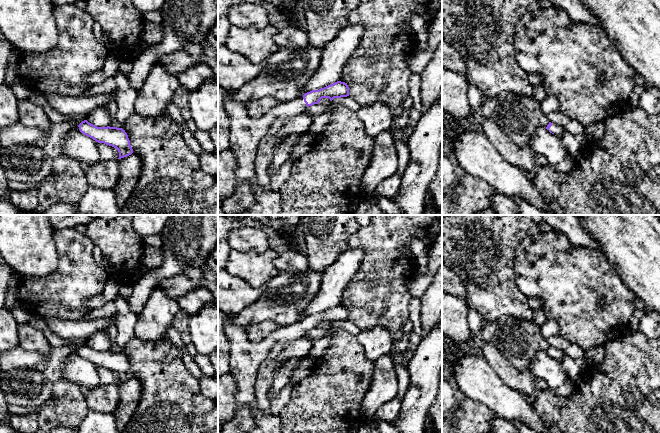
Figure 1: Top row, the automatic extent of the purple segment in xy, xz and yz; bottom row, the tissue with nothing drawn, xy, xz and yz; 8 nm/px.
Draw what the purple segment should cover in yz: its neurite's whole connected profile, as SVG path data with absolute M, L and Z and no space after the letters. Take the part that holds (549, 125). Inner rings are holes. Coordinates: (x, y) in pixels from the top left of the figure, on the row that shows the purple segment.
M549 122L549 124L547 125L546 129L552 133L555 134L557 136L561 136L563 134L563 132L565 131L565 128L561 125L558 125L556 123L551 123Z

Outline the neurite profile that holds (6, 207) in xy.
M0 198L0 215L38 215L35 211L24 211L14 206L9 199Z

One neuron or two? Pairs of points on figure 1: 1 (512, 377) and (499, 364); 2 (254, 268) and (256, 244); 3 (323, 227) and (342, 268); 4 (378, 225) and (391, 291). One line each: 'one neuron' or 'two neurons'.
1: one neuron
2: two neurons
3: two neurons
4: one neuron

